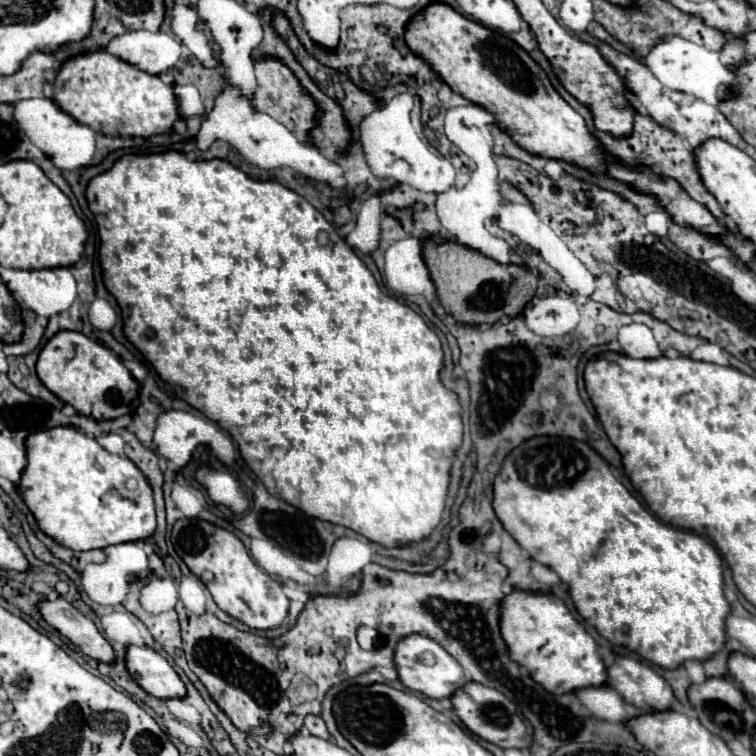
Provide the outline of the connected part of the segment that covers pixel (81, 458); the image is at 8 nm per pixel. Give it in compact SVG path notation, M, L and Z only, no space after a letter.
M56 427L44 433L32 433L26 441L28 447L28 469L20 481L20 493L34 513L38 527L48 537L60 541L60 545L76 551L104 549L118 543L148 539L156 531L156 511L152 489L144 473L126 457L112 455L98 445L96 439L74 427Z

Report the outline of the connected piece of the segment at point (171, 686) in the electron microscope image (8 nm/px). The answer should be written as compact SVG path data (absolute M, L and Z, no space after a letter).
M130 645L126 657L132 679L150 695L158 699L184 699L186 685L176 669L146 645Z

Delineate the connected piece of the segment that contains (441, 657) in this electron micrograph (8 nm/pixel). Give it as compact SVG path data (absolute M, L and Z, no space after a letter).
M410 635L398 643L394 663L396 663L402 685L412 691L418 691L430 699L452 697L456 693L456 689L460 689L468 683L460 663L450 653L446 653L438 643L434 643L432 639L420 637L420 635Z

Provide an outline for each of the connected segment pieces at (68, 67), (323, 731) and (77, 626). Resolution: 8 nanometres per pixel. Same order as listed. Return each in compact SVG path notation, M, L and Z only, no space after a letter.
M104 49L66 61L58 69L52 87L56 101L60 101L66 113L72 113L76 121L96 129L96 133L110 137L164 135L182 119L172 85L164 83L158 75L136 69Z
M308 715L306 721L304 721L304 727L308 729L308 733L312 733L312 735L316 735L316 737L322 737L322 739L326 739L326 741L334 741L332 735L328 733L328 729L326 729L326 723L322 721L322 717Z
M58 597L56 601L42 601L38 607L42 617L64 637L68 637L76 647L80 647L80 651L84 651L88 657L106 665L114 663L116 653L112 645L104 639L94 621L80 613L74 605Z

